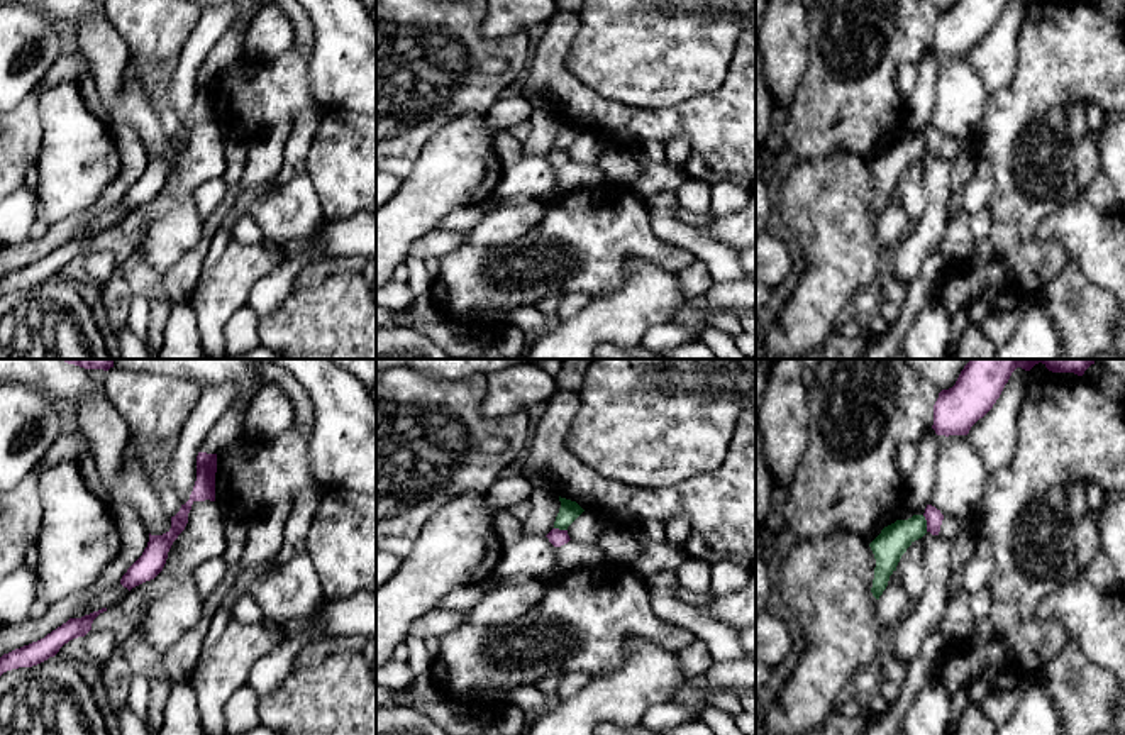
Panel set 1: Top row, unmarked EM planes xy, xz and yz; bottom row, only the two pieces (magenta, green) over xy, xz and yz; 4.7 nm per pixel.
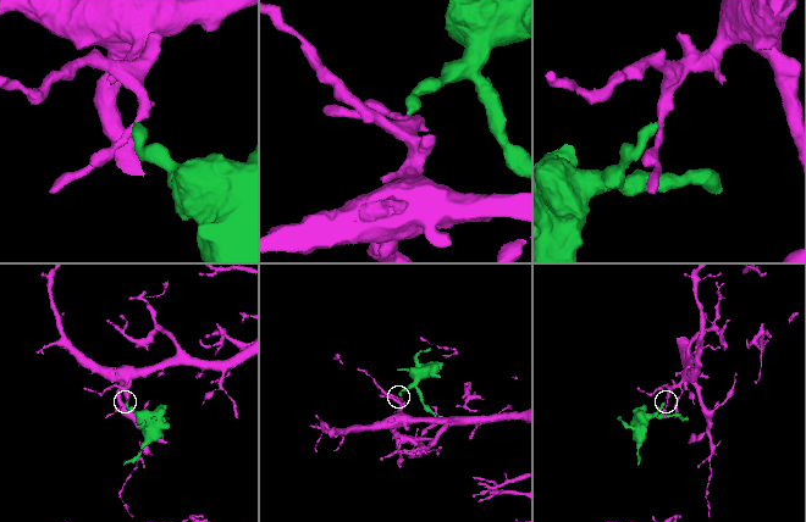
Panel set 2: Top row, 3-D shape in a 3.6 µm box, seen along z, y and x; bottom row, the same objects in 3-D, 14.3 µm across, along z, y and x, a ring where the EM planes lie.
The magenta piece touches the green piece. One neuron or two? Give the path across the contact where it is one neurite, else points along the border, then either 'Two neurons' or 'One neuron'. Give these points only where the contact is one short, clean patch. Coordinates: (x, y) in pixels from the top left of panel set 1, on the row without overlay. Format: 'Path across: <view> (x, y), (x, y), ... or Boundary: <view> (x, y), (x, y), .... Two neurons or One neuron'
Boundary: yz (922, 136), (927, 151). Two neurons

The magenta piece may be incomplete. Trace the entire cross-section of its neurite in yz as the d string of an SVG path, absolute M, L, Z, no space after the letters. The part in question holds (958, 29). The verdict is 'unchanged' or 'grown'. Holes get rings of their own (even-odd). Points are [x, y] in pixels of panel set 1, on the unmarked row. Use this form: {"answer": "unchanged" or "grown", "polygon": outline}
{"answer": "unchanged", "polygon": "M957 0L949 10L942 10L934 25L934 46L937 56L967 56L971 47L983 39L1000 19L1008 0Z"}

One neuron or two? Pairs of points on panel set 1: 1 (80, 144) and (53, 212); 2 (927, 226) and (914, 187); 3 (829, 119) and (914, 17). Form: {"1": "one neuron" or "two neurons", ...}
{"1": "one neuron", "2": "two neurons", "3": "one neuron"}

